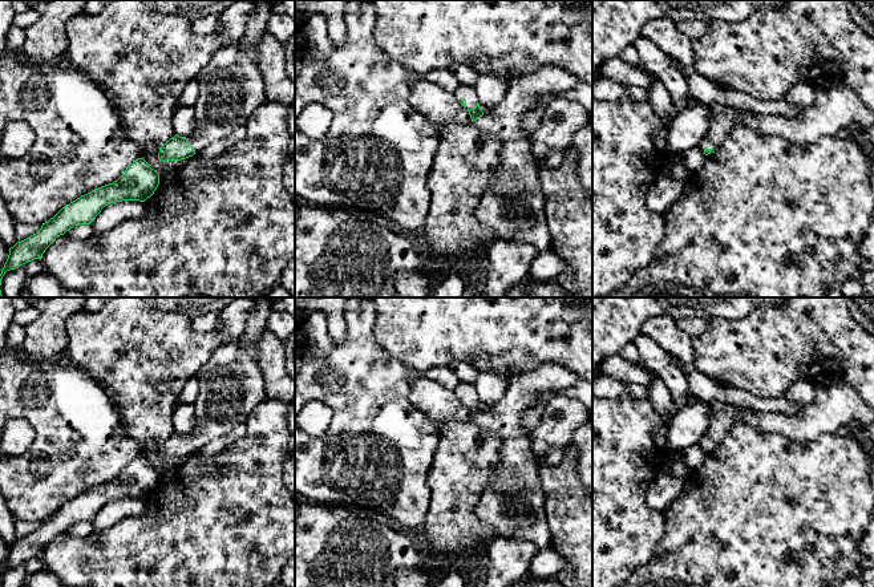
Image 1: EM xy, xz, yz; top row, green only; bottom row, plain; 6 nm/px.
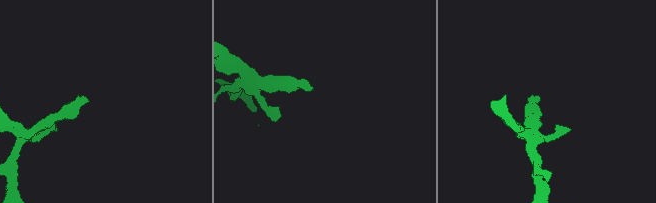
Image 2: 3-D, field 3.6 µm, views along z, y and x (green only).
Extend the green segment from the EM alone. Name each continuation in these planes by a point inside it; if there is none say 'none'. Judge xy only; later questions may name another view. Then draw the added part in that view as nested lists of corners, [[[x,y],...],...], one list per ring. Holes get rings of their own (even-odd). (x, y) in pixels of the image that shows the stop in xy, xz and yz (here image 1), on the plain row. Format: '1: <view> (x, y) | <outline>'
1: xy (230, 383) | [[[270,297],[254,303],[255,309],[248,315],[242,336],[219,345],[195,376],[199,385],[193,402],[195,426],[186,433],[195,449],[227,436],[238,418],[248,416],[267,400],[255,344],[267,331],[272,304]]]

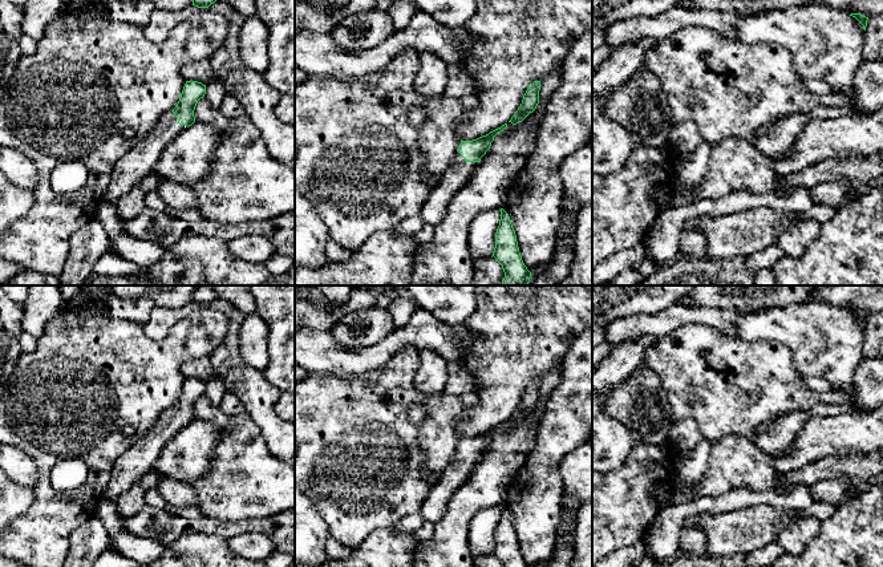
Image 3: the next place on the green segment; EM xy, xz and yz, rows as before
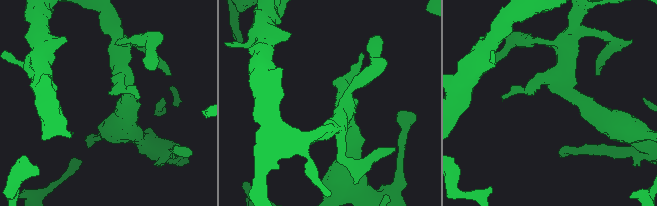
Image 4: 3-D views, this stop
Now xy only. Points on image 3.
1: xy (140, 458) | [[[173,408],[165,410],[153,428],[114,461],[104,498],[116,503],[122,493],[153,471],[163,446],[186,426]]]

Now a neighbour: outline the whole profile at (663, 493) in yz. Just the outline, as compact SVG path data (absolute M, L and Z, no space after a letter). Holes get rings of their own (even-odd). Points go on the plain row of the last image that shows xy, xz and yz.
M667 483L667 485L660 485L657 487L653 489L653 494L657 498L657 501L661 505L667 505L671 501L671 497L673 494L672 487Z

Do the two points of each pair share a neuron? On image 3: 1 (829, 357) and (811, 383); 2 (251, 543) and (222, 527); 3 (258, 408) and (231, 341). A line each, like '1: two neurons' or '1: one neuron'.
1: two neurons
2: two neurons
3: one neuron

